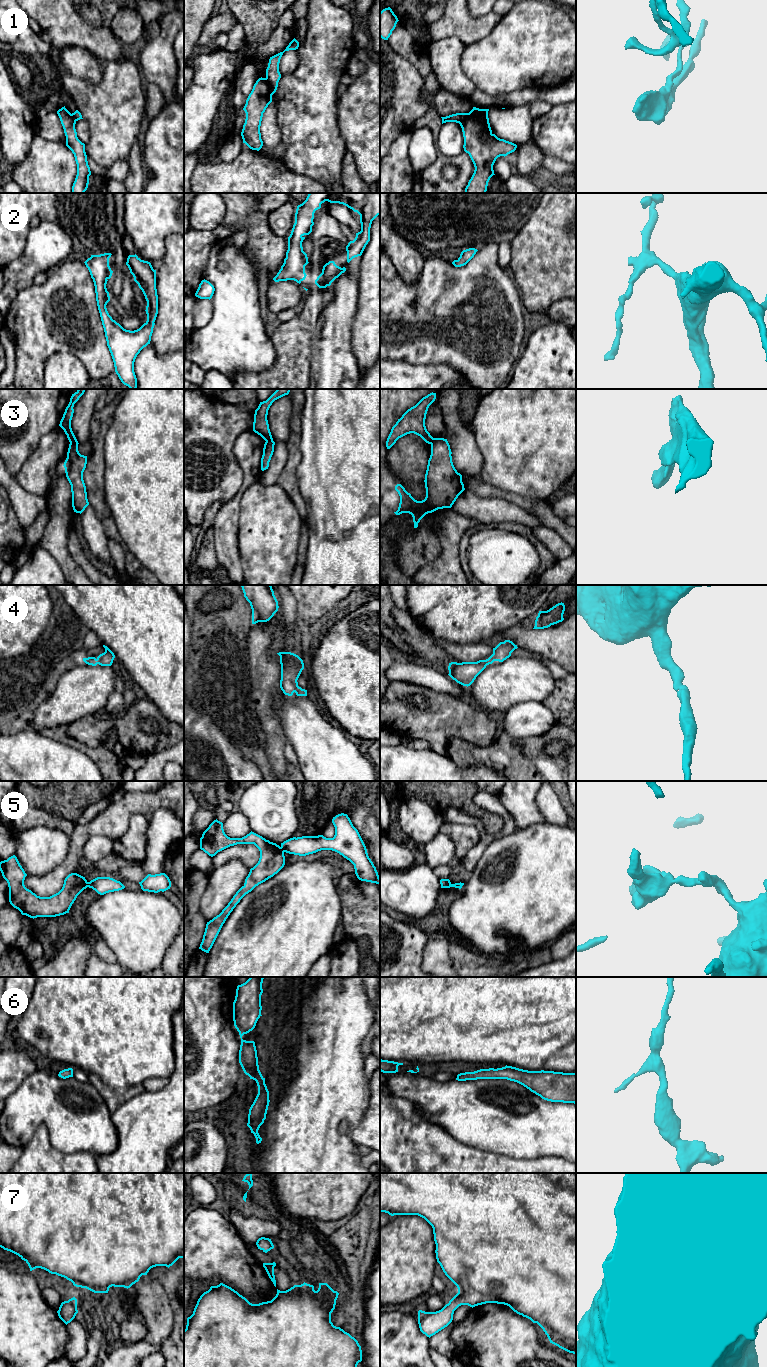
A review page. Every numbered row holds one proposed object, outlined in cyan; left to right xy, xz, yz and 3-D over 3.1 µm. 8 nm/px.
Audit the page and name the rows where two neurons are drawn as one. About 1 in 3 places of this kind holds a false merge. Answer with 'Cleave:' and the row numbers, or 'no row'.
Cleave: 1, 3, 5

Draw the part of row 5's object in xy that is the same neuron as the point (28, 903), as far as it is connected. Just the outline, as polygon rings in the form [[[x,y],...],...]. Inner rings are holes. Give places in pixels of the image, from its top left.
[[[15,855],[0,862],[0,871],[8,883],[10,904],[22,915],[33,919],[69,913],[77,896],[88,887],[85,877],[71,873],[65,878],[58,893],[50,897],[40,897],[25,887],[24,880],[27,874]]]

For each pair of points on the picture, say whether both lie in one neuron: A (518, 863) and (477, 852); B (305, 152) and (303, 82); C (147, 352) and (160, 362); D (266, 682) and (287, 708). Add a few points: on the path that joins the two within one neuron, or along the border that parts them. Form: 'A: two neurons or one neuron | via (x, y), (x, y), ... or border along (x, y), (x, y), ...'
A: two neurons | border along (499, 837), (485, 849), (471, 873)
B: one neuron | via (305, 135), (305, 99)
C: one neuron | via (150, 355), (157, 362)
D: two neurons | border along (279, 685), (273, 692), (272, 710), (274, 715)

